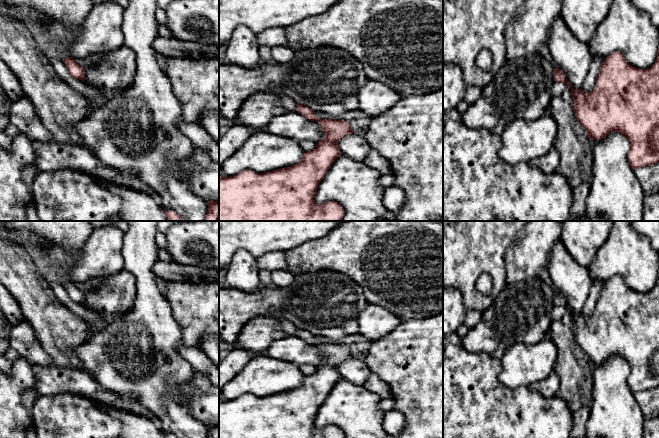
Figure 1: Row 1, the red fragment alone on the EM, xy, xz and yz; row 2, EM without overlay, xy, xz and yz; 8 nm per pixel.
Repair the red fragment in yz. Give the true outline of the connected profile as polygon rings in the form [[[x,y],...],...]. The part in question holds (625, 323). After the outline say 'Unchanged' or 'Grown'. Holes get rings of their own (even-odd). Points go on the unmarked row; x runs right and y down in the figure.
[[[659,272],[655,287],[647,293],[631,290],[620,275],[611,277],[602,287],[595,311],[589,317],[574,313],[558,292],[553,293],[553,303],[570,312],[575,340],[591,364],[619,356],[630,366],[628,385],[633,394],[659,387]]]. Unchanged

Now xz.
[[[297,327],[296,335],[306,343],[320,347],[325,362],[317,366],[314,374],[305,376],[302,384],[286,392],[258,398],[244,394],[234,400],[219,402],[219,438],[344,438],[337,426],[322,429],[315,426],[316,415],[333,386],[342,378],[338,365],[354,357],[347,345],[320,343],[314,334]]]. Unchanged

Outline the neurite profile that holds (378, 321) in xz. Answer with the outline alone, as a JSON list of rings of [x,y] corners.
[[[369,303],[359,314],[357,320],[359,324],[358,334],[371,341],[385,338],[402,322],[394,313],[379,305]]]

